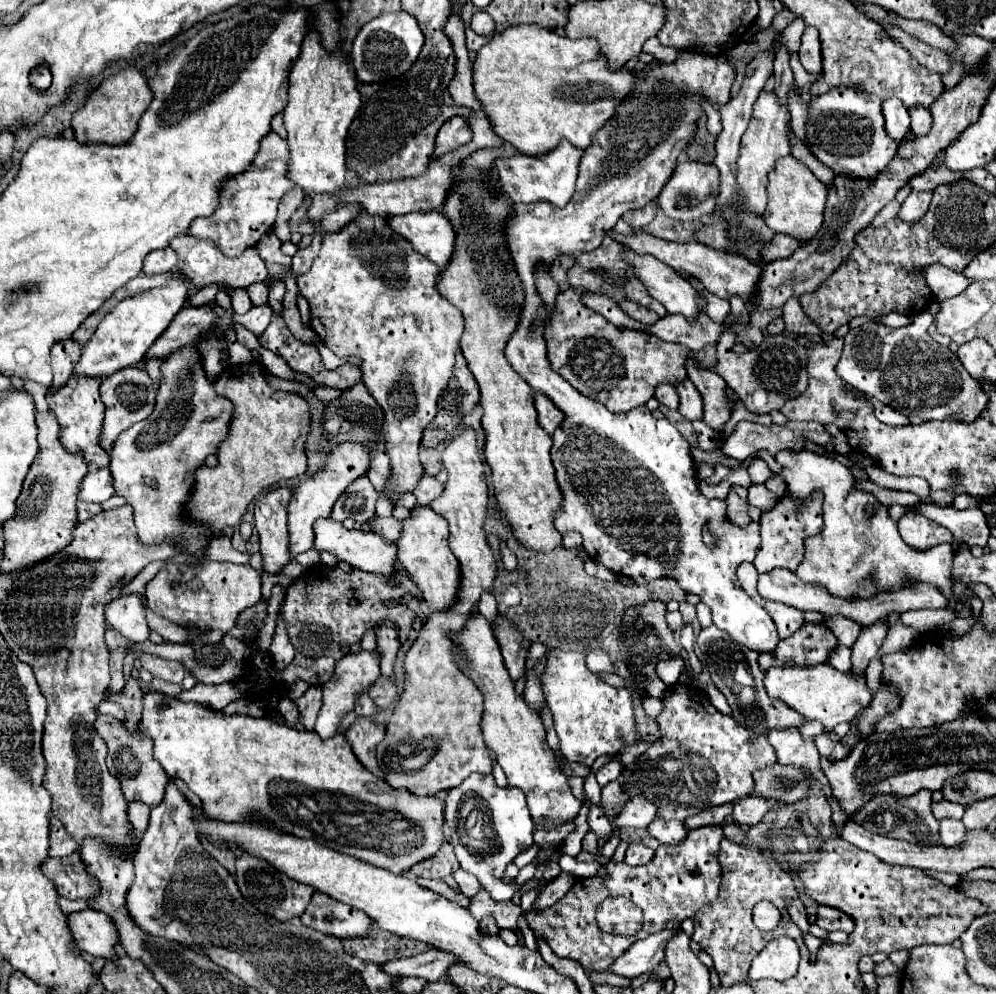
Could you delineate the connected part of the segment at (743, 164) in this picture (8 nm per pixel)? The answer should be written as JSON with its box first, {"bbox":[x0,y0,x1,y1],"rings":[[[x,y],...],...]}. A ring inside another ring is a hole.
{"bbox":[738,90,790,214],"rings":[[[762,90],[754,102],[750,124],[742,136],[740,158],[738,158],[738,188],[746,196],[748,208],[752,212],[764,214],[766,208],[766,176],[774,168],[774,162],[790,154],[790,112],[788,106],[774,96],[774,92]]]}

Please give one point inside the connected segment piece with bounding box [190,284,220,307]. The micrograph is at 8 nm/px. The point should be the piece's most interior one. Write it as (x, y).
(208, 294)

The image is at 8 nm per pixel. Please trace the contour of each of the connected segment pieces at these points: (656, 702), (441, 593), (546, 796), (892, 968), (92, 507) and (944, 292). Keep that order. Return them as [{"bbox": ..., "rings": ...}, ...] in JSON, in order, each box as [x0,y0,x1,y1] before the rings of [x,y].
[{"bbox":[642,696,664,718],"rings":[[[652,696],[643,698],[642,706],[650,718],[658,718],[660,712],[662,712],[662,708],[664,708],[664,706],[662,706],[662,700],[652,698]]]},{"bbox":[398,506,458,612],"rings":[[[416,506],[410,510],[410,516],[402,520],[398,546],[398,562],[408,572],[408,576],[422,590],[424,600],[428,602],[432,612],[438,612],[454,602],[454,594],[458,592],[458,560],[448,548],[448,528],[446,518],[438,516],[430,506]]]},{"bbox":[454,612,580,822],"rings":[[[474,612],[474,618],[466,624],[466,628],[454,636],[454,640],[460,644],[460,650],[468,654],[470,662],[468,662],[468,668],[462,668],[466,670],[466,674],[478,684],[478,688],[482,690],[484,694],[484,716],[482,716],[482,734],[484,734],[484,742],[486,746],[492,750],[494,758],[498,760],[498,764],[502,766],[506,778],[508,778],[508,784],[510,786],[516,786],[520,788],[524,794],[526,794],[526,800],[528,800],[528,808],[530,808],[530,814],[534,820],[554,820],[554,822],[568,822],[568,820],[574,820],[574,816],[578,814],[580,810],[580,802],[578,798],[572,794],[570,786],[568,786],[568,780],[566,776],[560,772],[558,764],[556,764],[556,758],[554,758],[554,752],[552,748],[548,748],[546,744],[546,730],[544,730],[544,724],[540,720],[538,714],[534,714],[522,696],[518,696],[514,692],[514,682],[510,680],[506,668],[504,668],[504,662],[502,662],[502,654],[500,654],[500,646],[496,642],[496,636],[494,636],[494,630],[490,628],[490,624],[478,614]]]},{"bbox":[874,959,902,976],"rings":[[[887,959],[875,966],[874,973],[876,976],[886,976],[901,974],[902,970],[898,969],[889,959]]]},{"bbox":[78,502,102,522],"rings":[[[78,502],[78,520],[86,522],[94,518],[98,512],[102,512],[100,504],[88,504],[88,502]]]},{"bbox":[916,264,970,302],"rings":[[[930,264],[922,270],[918,270],[916,274],[926,280],[936,302],[942,302],[942,300],[948,300],[948,298],[962,294],[964,288],[970,284],[968,278],[964,278],[958,272],[952,272],[950,268],[942,266],[942,264]]]}]

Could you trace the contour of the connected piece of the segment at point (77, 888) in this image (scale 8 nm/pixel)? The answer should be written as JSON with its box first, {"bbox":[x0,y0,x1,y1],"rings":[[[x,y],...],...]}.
{"bbox":[42,850,100,900],"rings":[[[78,850],[64,858],[46,858],[42,872],[56,882],[58,894],[68,900],[90,900],[98,896],[100,884],[86,870]]]}

